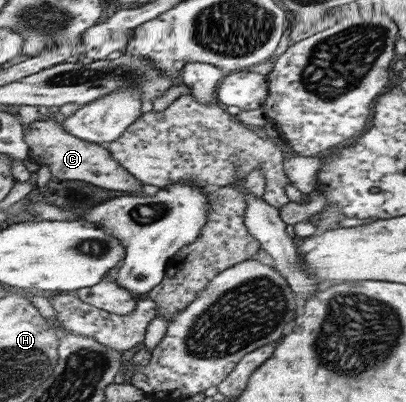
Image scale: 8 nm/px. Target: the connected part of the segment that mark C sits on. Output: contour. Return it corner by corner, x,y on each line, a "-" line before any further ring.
51,116
48,119
37,119
28,126
25,140
30,148
29,158
38,165
47,166
52,176
60,180
83,180
107,190
125,190
125,192
142,193
143,182
109,152
106,146
92,143
65,130
62,123

